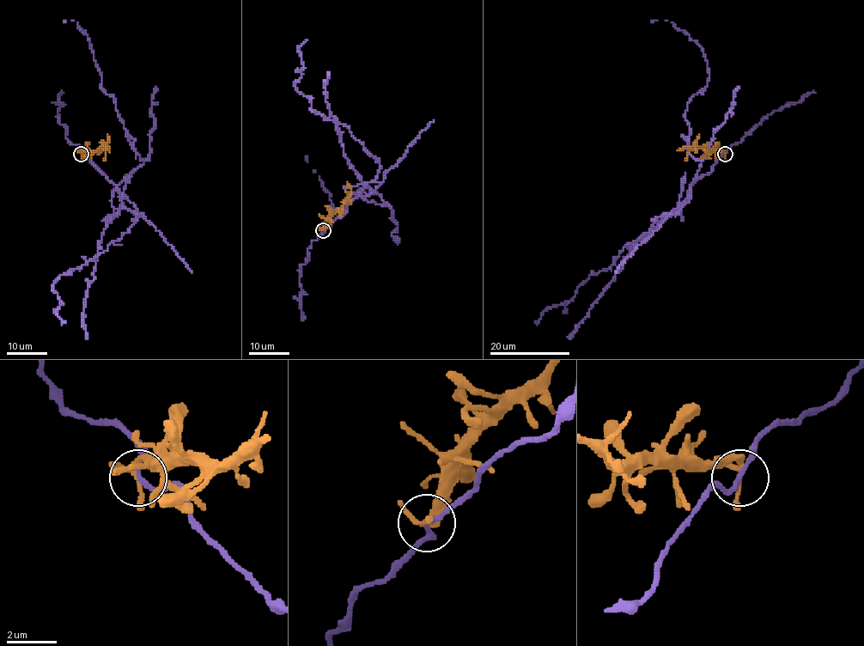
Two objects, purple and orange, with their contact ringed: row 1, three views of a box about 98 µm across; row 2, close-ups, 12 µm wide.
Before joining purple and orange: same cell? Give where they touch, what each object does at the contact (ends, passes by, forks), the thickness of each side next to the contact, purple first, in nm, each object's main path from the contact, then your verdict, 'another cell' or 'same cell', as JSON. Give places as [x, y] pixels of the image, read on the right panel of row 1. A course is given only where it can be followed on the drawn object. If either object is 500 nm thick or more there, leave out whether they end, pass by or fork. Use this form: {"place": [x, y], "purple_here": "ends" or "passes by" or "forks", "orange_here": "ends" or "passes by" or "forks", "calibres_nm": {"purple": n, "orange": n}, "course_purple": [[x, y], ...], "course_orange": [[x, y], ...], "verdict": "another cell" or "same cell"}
{"place": [725, 154], "purple_here": "passes by", "orange_here": "forks", "calibres_nm": {"purple": 170, "orange": 160}, "course_purple": [[726, 154], [690, 185], [677, 210], [659, 217], [609, 267], [590, 274], [570, 300], [547, 307], [534, 321]], "course_orange": [[726, 154], [725, 151], [703, 151], [701, 148], [683, 147], [678, 149]], "verdict": "another cell"}

